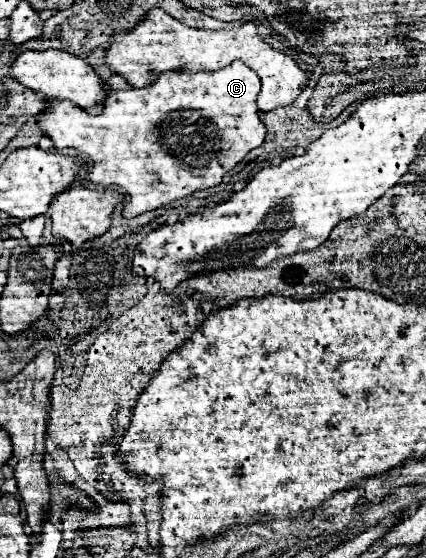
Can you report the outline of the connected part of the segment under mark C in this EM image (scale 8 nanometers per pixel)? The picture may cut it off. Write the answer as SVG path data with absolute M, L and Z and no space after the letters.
M233 61L219 71L167 71L149 87L111 91L99 115L89 115L69 101L49 101L47 113L37 115L37 123L45 135L53 139L57 149L71 147L85 155L89 181L101 187L121 187L127 193L123 217L133 219L141 213L193 195L195 191L219 185L223 175L241 163L251 149L263 145L267 131L257 107L259 87L261 81L257 75L241 61Z

